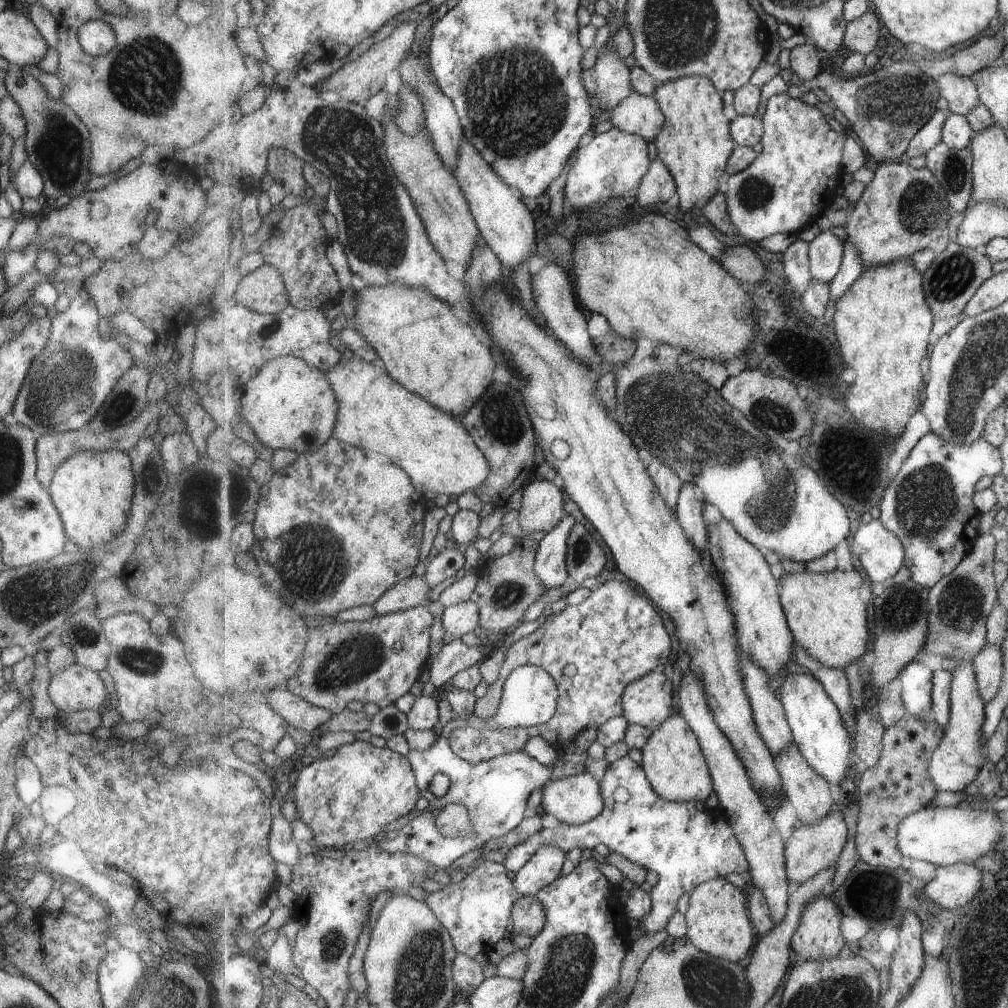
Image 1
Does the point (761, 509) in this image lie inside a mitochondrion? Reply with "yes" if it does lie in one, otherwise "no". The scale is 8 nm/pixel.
yes

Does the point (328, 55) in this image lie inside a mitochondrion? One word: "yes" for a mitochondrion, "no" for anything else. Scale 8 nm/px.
no

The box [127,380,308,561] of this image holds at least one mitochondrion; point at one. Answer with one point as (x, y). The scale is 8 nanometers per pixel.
(209, 501)

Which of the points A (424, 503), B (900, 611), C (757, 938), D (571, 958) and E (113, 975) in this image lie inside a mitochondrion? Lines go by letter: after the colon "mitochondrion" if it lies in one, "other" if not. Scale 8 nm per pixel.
A: other
B: mitochondrion
C: other
D: mitochondrion
E: other

